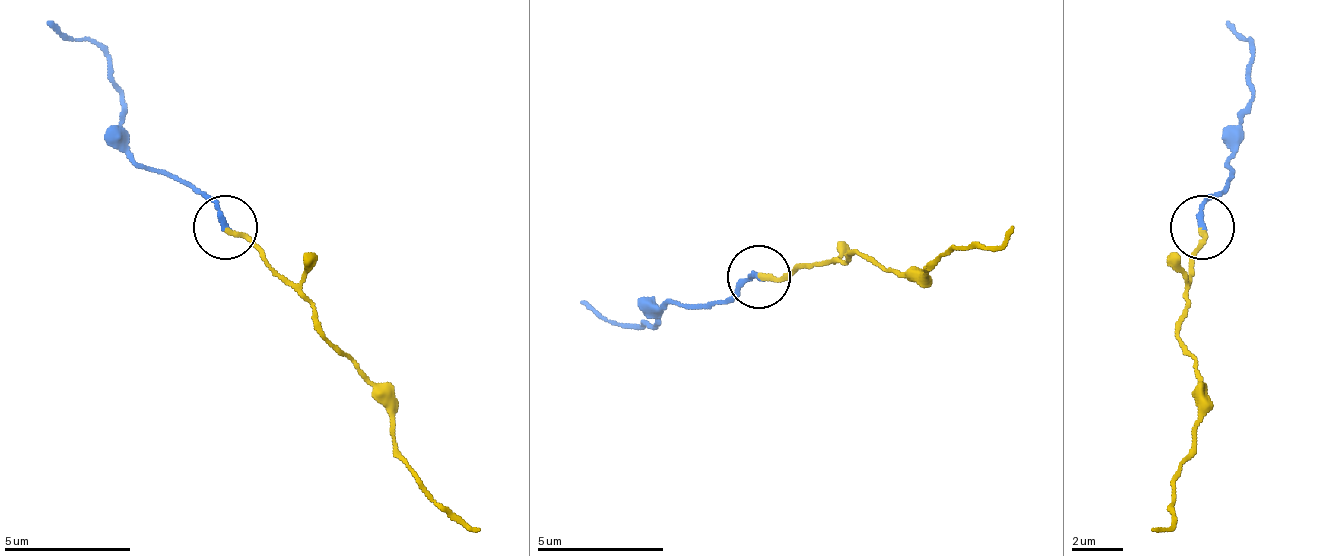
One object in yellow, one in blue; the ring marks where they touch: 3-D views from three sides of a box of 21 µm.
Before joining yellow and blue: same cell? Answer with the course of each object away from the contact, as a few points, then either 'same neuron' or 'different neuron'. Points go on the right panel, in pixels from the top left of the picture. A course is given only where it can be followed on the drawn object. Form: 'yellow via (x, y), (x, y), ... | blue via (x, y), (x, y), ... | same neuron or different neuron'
yellow via (1204, 229), (1178, 343), (1197, 362), (1191, 458), (1172, 483), (1172, 521), (1153, 528) | blue via (1204, 229), (1204, 203), (1229, 178), (1229, 159), (1254, 89), (1248, 38), (1229, 19) | same neuron

